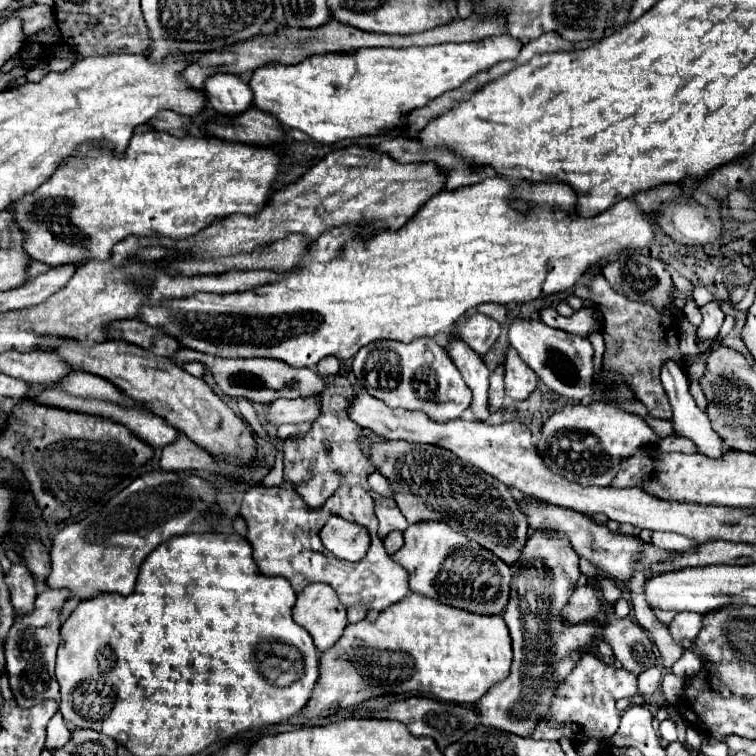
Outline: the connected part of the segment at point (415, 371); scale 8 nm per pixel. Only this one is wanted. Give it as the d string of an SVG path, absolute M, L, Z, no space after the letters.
M417 338L409 344L397 340L377 340L367 344L353 358L353 374L371 396L383 400L387 406L421 410L437 422L459 418L473 400L471 388L463 382L445 348L433 338Z

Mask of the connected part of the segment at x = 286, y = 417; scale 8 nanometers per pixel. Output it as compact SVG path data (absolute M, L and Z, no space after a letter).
M277 398L271 404L267 404L267 420L273 426L281 424L303 424L317 418L317 400L285 400Z

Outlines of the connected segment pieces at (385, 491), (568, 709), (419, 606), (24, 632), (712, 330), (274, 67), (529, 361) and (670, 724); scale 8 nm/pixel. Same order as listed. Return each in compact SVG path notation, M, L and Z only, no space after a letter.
M373 472L369 478L367 478L367 484L373 492L381 494L381 496L389 496L389 486L385 484L385 478L379 474L379 472Z
M591 652L583 654L569 678L565 678L563 684L557 688L557 698L551 702L551 710L541 722L537 724L533 738L541 738L541 730L545 726L565 726L565 724L579 724L581 732L595 740L609 740L613 732L619 728L621 712L617 710L619 698L629 698L637 694L637 676L627 672L625 668L613 668L605 662L601 662Z
M405 596L397 604L389 606L379 614L375 622L361 620L357 624L349 624L341 636L341 640L329 648L329 652L319 654L321 660L321 676L319 684L309 698L309 704L301 716L295 716L289 722L305 724L307 720L333 714L337 710L353 710L359 702L379 696L379 694L427 694L437 700L455 702L455 704L475 704L481 700L487 690L509 676L511 666L511 636L509 628L501 614L473 614L459 608L449 608L445 604L437 604L435 600L423 596Z
M47 588L43 592L37 592L33 614L17 616L13 628L9 630L5 642L5 660L7 660L9 684L21 708L35 706L43 700L57 700L61 704L59 682L55 678L55 652L59 646L59 628L61 628L59 614L65 602L69 600L69 594L71 592L67 588L59 588L59 590Z
M711 300L705 306L701 306L701 314L703 314L703 322L697 328L697 344L713 342L717 338L719 330L721 330L725 314L721 312L721 308L719 308L719 304L715 300Z
M503 34L465 44L437 44L425 48L361 48L357 52L313 54L297 64L269 62L253 70L249 86L253 90L253 108L271 114L281 124L305 132L315 142L333 144L345 138L379 134L381 130L401 124L403 114L425 106L429 100L465 84L477 72L489 70L493 64L517 58L521 40Z
M513 318L509 324L509 342L513 348L517 348L519 356L539 376L547 390L563 394L571 400L579 400L583 404L593 402L593 396L589 392L589 384L593 380L593 348L587 338L551 328L541 320Z
M663 720L661 722L661 736L667 740L667 742L675 742L677 740L677 726L675 726L675 722L673 720Z

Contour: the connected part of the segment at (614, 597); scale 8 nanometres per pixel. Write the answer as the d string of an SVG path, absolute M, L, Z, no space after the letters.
M598 575L594 581L596 582L596 586L603 593L602 600L607 603L613 604L622 597L622 590L615 581L601 575Z

